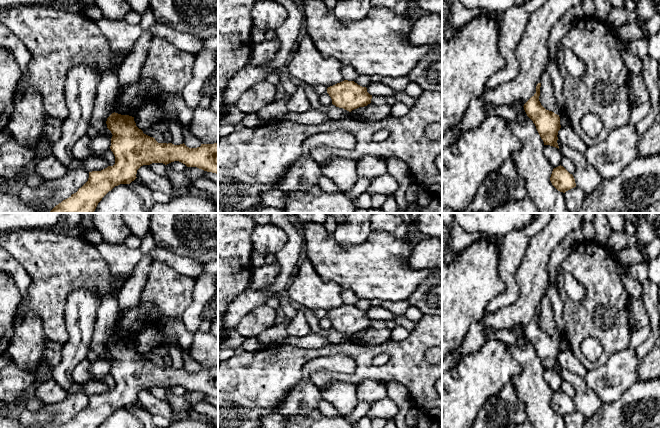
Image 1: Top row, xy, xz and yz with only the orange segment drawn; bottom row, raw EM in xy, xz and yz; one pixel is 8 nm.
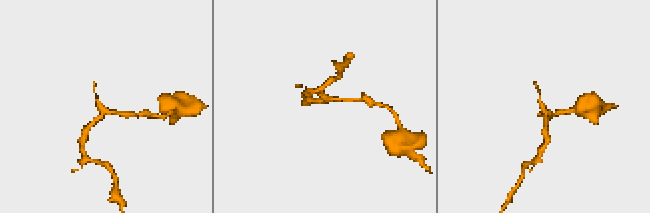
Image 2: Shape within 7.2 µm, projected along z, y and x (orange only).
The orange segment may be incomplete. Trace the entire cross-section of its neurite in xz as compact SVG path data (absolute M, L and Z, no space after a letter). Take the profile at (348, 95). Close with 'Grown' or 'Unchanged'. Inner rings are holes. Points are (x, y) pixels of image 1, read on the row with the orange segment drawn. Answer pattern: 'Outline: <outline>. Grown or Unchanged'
Outline: M344 80L327 88L332 104L349 112L371 103L372 95L354 81Z. Unchanged

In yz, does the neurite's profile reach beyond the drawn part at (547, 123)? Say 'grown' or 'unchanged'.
unchanged

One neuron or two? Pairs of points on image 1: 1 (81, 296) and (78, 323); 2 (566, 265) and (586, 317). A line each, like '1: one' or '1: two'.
1: one
2: one

